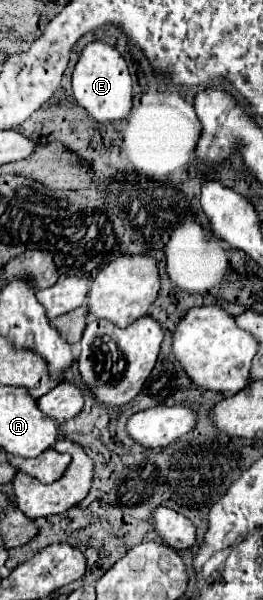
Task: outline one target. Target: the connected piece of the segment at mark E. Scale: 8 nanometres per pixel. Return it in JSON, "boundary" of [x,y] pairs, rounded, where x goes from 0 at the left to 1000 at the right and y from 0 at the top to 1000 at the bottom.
{"boundary":[[[350,68],[312,82],[312,88],[297,95],[297,105],[281,112],[281,122],[274,122],[274,148],[281,148],[281,165],[373,205],[403,205],[403,198],[449,202],[449,198],[471,198],[494,188],[502,132],[494,132],[487,108],[479,108],[471,95],[426,75],[403,75],[388,68]]]}

